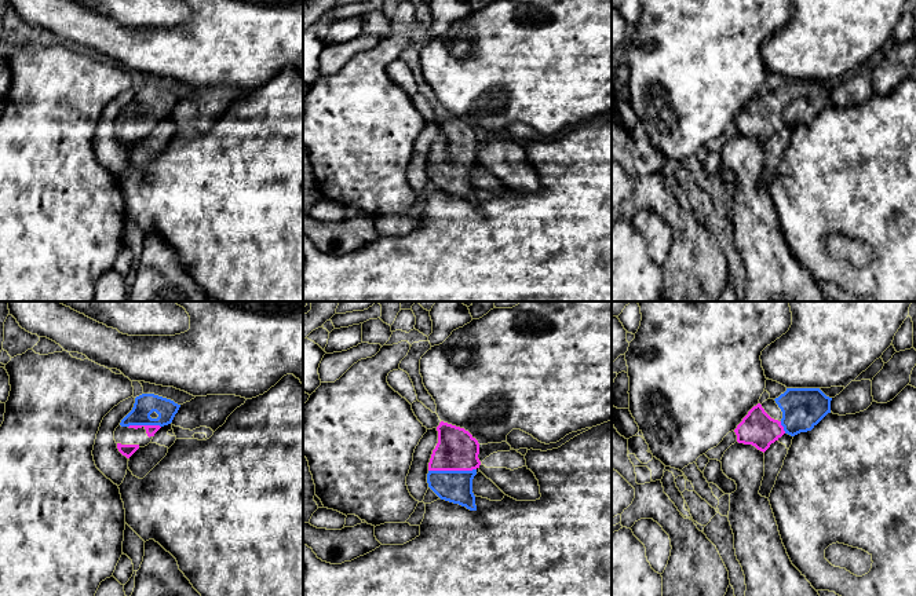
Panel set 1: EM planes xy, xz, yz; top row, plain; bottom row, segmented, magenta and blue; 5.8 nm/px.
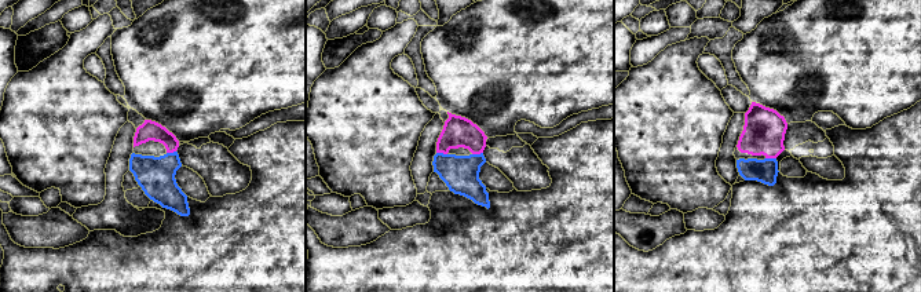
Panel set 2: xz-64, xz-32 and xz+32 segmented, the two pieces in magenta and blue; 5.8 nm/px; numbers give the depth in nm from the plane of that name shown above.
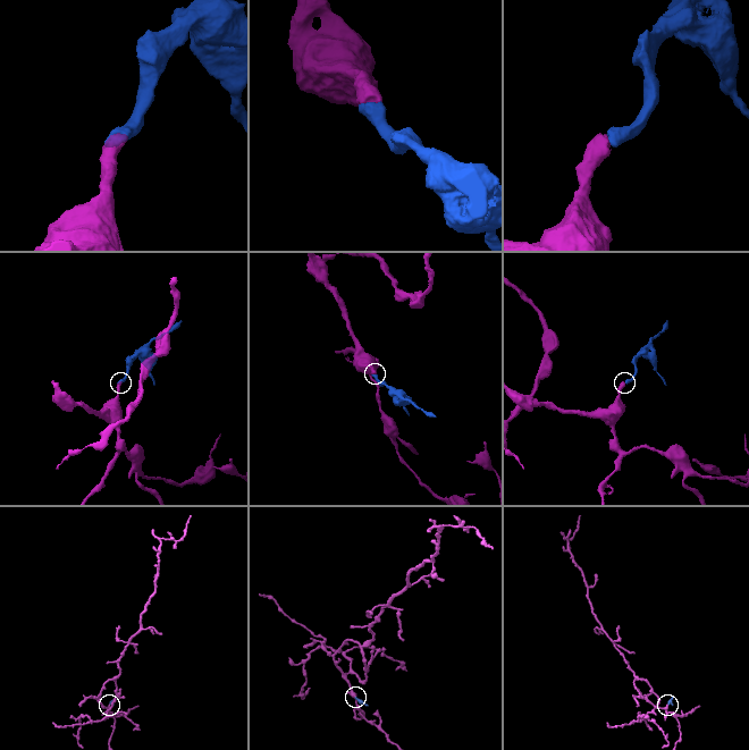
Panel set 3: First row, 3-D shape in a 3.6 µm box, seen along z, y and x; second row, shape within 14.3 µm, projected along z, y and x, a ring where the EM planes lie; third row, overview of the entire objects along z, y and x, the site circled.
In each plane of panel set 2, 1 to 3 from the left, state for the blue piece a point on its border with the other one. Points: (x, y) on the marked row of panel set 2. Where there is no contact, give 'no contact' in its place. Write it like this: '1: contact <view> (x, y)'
1: contact xz-64 (171, 152)
2: contact xz-32 (442, 152)
3: contact xz+32 (771, 157)

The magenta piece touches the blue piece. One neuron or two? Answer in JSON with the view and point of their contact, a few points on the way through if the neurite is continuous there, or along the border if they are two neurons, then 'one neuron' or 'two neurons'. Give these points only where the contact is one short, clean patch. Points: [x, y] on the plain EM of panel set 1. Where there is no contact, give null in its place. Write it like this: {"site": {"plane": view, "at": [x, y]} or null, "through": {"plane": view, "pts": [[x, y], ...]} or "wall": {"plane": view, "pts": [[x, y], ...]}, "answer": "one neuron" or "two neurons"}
{"site": {"plane": "xz", "at": [452, 161]}, "through": {"plane": "xz", "pts": [[456, 142], [452, 161], [455, 178]]}, "answer": "one neuron"}

